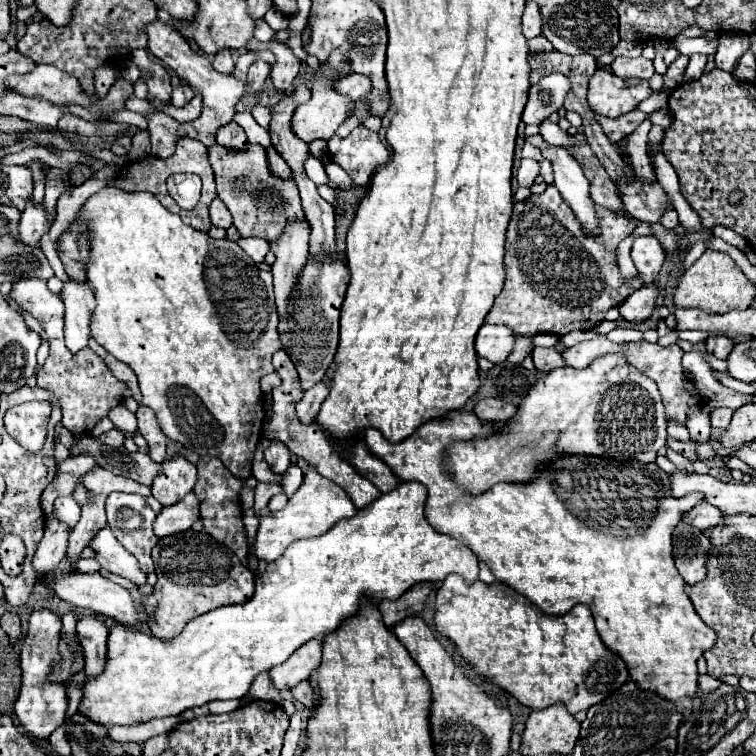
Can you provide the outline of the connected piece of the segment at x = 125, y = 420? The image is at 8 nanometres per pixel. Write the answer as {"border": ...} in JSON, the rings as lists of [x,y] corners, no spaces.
{"border":[[[119,404],[117,408],[113,408],[109,412],[109,420],[115,424],[117,430],[123,430],[123,432],[129,432],[133,434],[137,430],[137,418],[133,412],[129,412],[123,404]]]}

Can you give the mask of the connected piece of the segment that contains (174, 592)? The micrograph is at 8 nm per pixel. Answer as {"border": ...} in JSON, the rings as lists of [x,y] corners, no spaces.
{"border":[[[187,530],[159,538],[153,548],[153,562],[159,580],[155,584],[155,592],[151,594],[155,610],[147,610],[147,624],[157,638],[171,640],[191,618],[211,612],[217,606],[243,604],[255,592],[253,572],[235,556],[231,548],[217,542],[207,532]]]}

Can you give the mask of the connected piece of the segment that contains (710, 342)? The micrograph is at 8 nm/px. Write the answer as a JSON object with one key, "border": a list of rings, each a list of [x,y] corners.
{"border":[[[713,334],[707,338],[707,352],[717,358],[723,358],[723,360],[729,356],[733,346],[735,346],[735,340],[725,334]]]}

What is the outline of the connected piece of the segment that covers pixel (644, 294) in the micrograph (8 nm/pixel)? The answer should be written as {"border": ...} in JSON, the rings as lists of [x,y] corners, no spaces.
{"border":[[[647,284],[647,286],[639,288],[637,292],[633,292],[633,294],[619,306],[621,318],[625,318],[625,320],[629,320],[629,322],[635,322],[635,324],[647,320],[647,318],[653,314],[657,292],[659,292],[659,290],[657,290],[655,284]]]}

